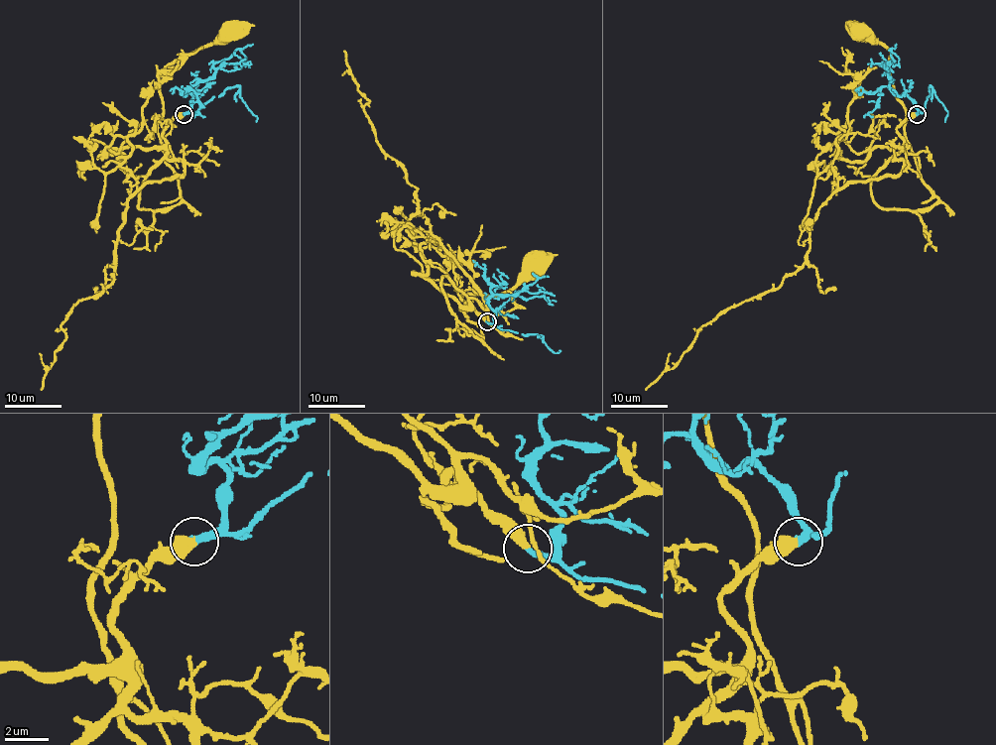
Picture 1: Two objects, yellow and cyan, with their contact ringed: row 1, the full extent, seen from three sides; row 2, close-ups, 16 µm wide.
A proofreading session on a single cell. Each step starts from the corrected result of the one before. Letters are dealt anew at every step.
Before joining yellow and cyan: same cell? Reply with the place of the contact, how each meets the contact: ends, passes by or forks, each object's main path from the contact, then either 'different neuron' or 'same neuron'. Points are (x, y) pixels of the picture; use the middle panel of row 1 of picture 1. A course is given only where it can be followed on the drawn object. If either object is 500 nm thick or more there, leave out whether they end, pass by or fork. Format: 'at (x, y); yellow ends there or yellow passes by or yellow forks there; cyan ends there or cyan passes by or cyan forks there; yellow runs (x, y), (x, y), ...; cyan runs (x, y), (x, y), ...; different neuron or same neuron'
at (487, 321); yellow runs (486, 321), (442, 278), (448, 309), (483, 342), (481, 328), (461, 310), (462, 296), (496, 296), (539, 259); cyan runs (486, 321), (493, 322), (495, 311), (489, 302), (495, 295), (541, 296), (549, 305), (549, 298); same neuron

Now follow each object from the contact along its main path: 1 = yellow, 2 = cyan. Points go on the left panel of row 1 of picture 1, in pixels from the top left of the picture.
1: (184, 114), (165, 128), (167, 156), (138, 206), (181, 200), (158, 136), (160, 74), (236, 31)
2: (184, 114), (190, 110), (191, 96), (186, 96), (207, 80), (213, 64), (237, 49), (246, 63)

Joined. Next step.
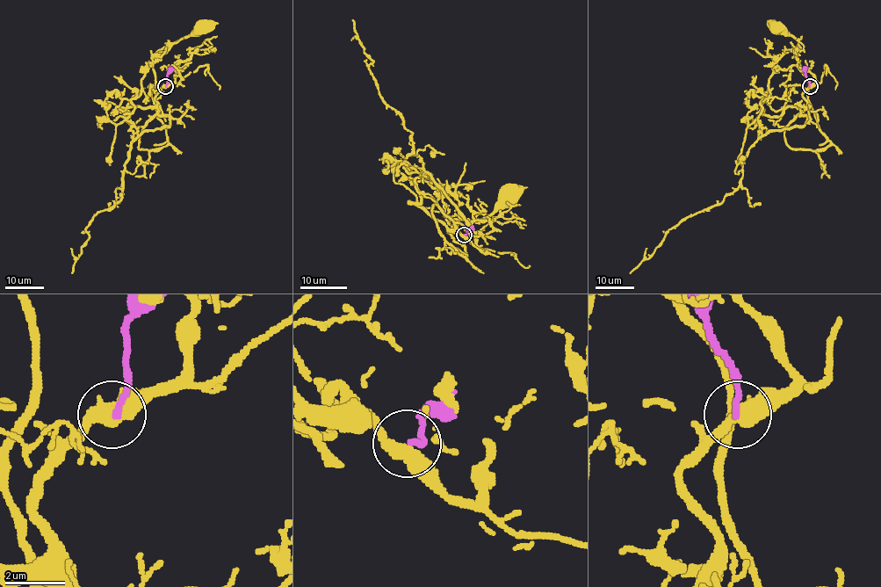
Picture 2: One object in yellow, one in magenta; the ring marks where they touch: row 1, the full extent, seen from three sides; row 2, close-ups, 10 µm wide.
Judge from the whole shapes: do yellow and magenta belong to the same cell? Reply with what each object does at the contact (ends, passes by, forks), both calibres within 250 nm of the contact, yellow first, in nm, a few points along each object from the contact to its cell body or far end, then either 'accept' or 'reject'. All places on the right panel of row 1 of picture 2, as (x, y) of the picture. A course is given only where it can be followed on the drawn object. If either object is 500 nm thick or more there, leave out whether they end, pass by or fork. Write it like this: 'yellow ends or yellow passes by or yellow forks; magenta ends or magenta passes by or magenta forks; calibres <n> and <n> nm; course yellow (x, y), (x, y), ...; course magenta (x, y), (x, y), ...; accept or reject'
calibres 500 and 200 nm; course yellow (810, 86), (785, 142), (822, 150), (830, 143), (808, 98), (798, 42), (773, 27); course magenta (810, 86), (804, 67); reject

